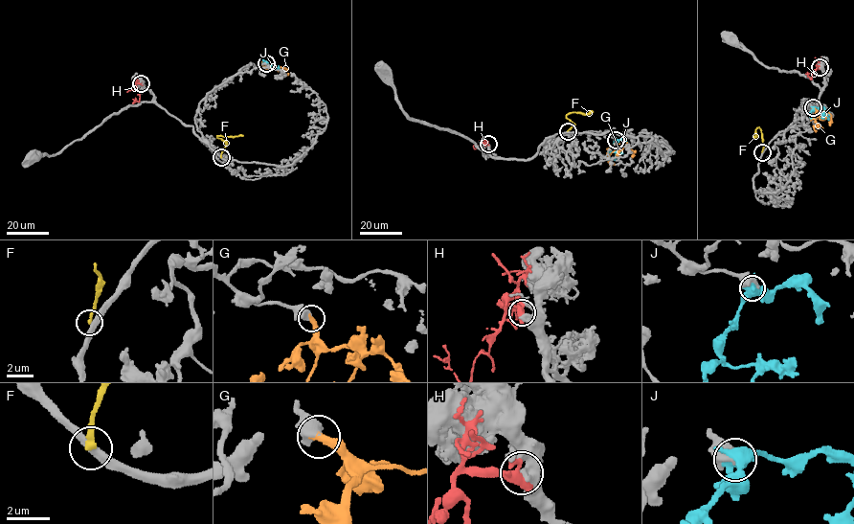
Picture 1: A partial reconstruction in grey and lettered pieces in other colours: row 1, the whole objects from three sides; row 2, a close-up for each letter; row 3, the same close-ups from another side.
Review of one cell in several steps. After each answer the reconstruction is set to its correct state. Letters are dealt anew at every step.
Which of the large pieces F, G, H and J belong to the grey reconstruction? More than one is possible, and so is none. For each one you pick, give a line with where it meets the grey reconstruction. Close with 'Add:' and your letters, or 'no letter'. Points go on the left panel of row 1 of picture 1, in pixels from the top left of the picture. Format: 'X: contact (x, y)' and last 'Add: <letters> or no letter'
G: contact (267, 63)
Add: G

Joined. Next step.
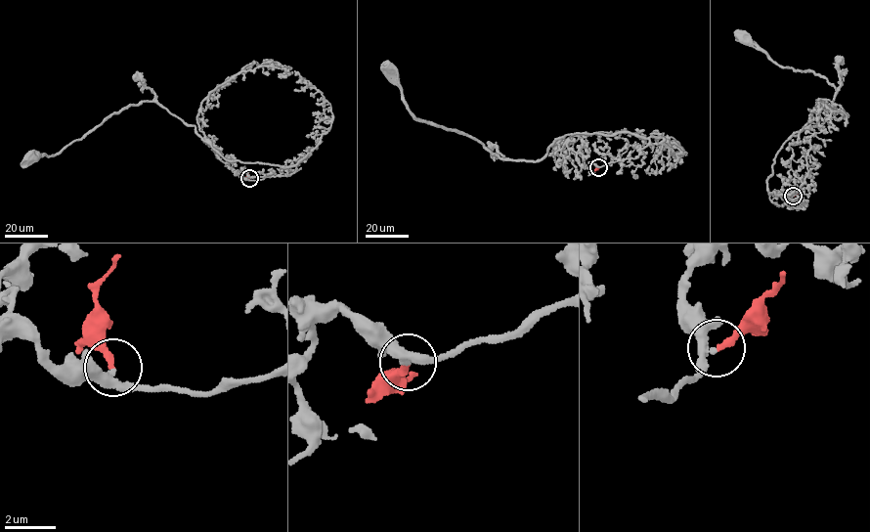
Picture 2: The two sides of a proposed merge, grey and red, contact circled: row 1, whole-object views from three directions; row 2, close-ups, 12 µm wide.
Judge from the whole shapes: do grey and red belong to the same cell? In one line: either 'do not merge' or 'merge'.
merge

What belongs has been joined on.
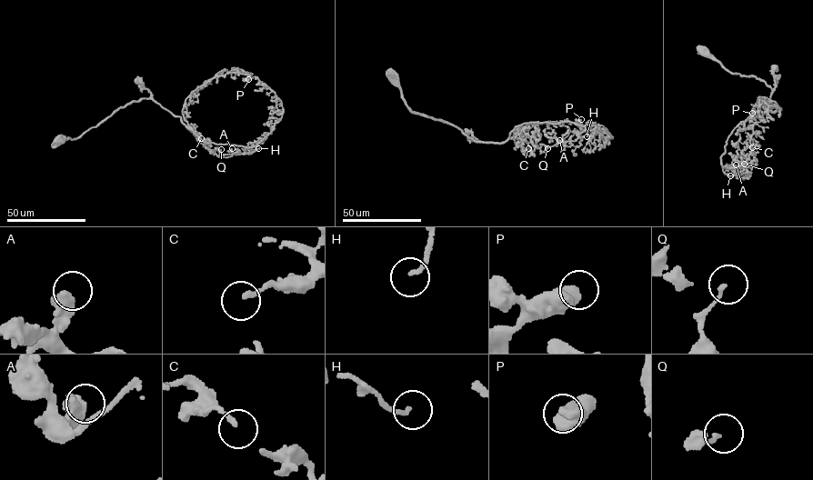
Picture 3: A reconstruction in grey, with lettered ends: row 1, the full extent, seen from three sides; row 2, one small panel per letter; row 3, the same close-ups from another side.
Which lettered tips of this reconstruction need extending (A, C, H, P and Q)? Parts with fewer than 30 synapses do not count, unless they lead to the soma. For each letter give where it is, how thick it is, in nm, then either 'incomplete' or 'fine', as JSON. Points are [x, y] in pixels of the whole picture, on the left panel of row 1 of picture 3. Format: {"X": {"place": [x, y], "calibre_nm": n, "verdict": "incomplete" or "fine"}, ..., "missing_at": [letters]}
{"A": {"place": [232, 148], "calibre_nm": 550, "verdict": "incomplete"}, "C": {"place": [201, 138], "calibre_nm": 170, "verdict": "fine"}, "H": {"place": [258, 148], "calibre_nm": 160, "verdict": "incomplete"}, "P": {"place": [248, 79], "calibre_nm": 500, "verdict": "fine"}, "Q": {"place": [221, 149], "calibre_nm": 140, "verdict": "fine"}, "missing_at": ["A", "H"]}

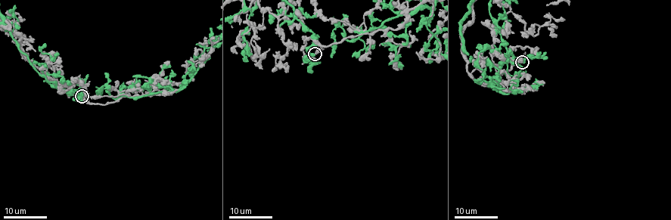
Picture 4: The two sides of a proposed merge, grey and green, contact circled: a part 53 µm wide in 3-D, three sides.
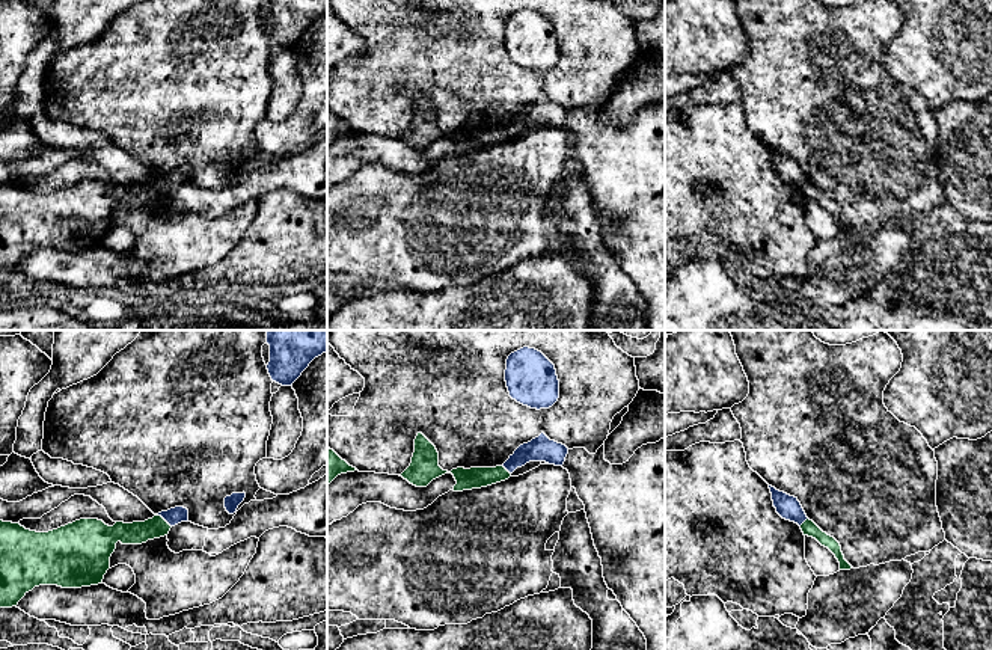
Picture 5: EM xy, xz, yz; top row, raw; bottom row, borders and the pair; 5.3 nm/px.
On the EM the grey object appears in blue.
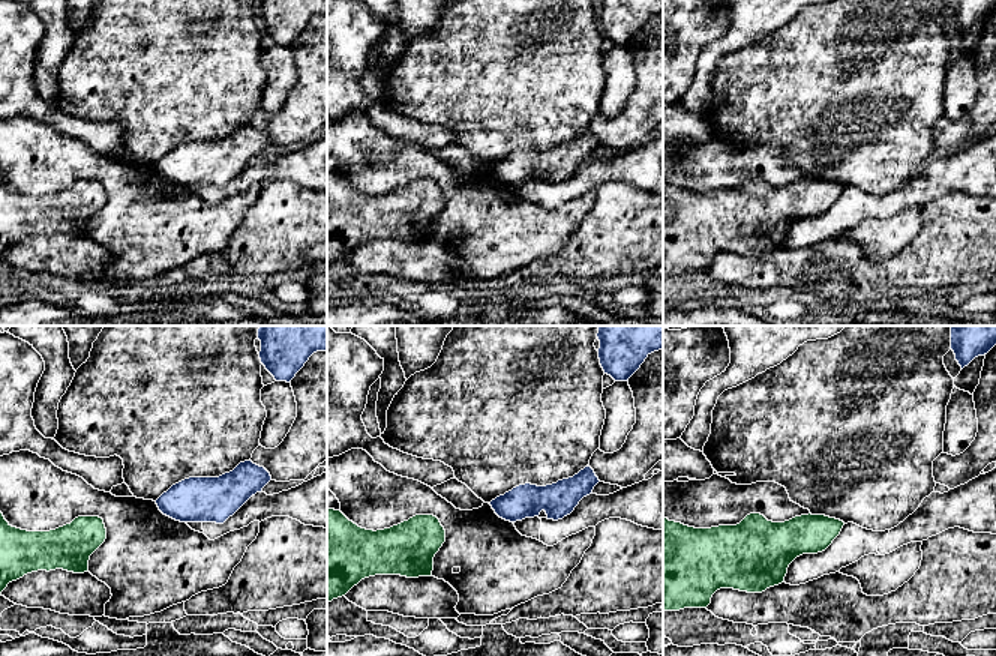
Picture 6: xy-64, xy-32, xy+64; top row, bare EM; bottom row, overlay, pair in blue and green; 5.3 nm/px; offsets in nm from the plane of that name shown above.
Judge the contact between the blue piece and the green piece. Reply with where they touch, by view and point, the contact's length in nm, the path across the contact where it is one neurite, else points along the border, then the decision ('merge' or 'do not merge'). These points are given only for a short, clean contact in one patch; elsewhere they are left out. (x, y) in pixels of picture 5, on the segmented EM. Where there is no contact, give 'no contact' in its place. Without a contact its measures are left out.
meets blue in xy at (163, 518); contact 110 nm long; do not merge

